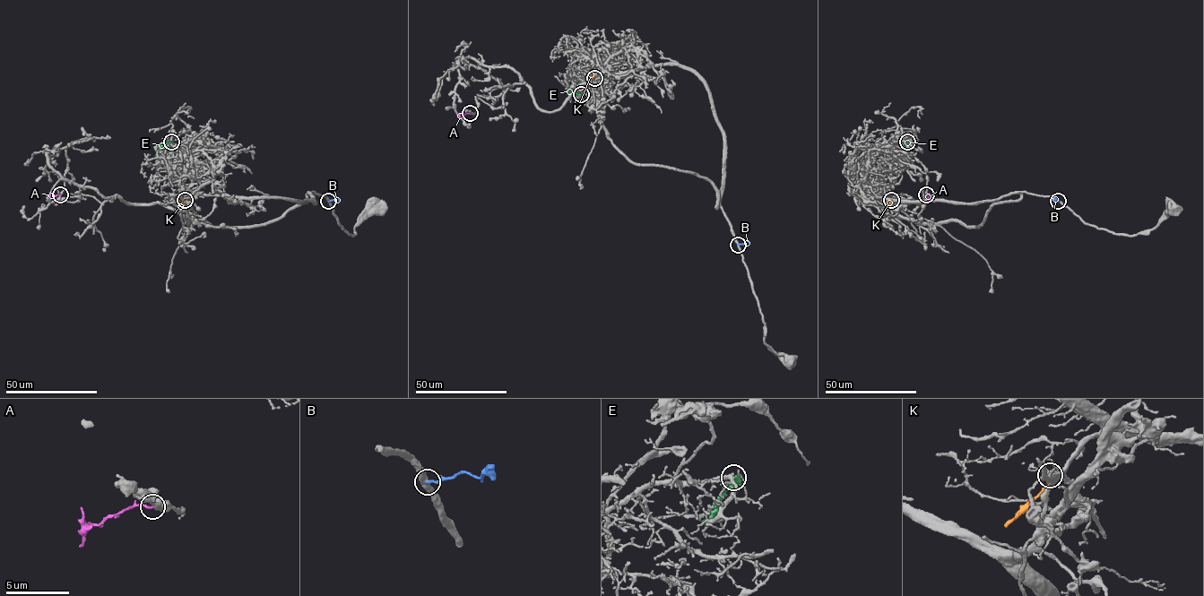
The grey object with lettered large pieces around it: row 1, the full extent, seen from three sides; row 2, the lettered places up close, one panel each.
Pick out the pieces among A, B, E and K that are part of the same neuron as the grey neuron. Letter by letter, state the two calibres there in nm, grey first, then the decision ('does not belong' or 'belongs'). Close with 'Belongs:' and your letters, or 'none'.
A: calibres 320 and 160 nm; does not belong
B: calibres 480 and 200 nm; does not belong
E: calibres 260 and 300 nm; does not belong
K: calibres 320 and 340 nm; does not belong
Belongs: none

